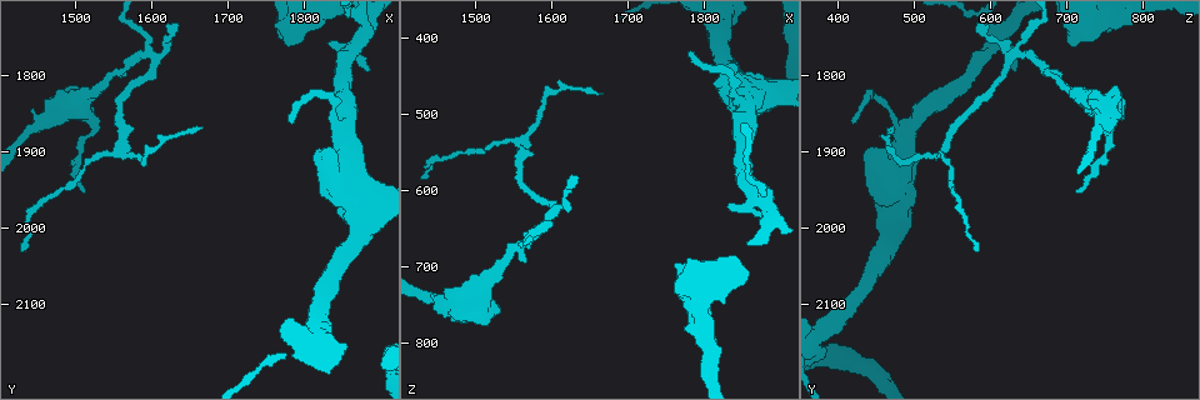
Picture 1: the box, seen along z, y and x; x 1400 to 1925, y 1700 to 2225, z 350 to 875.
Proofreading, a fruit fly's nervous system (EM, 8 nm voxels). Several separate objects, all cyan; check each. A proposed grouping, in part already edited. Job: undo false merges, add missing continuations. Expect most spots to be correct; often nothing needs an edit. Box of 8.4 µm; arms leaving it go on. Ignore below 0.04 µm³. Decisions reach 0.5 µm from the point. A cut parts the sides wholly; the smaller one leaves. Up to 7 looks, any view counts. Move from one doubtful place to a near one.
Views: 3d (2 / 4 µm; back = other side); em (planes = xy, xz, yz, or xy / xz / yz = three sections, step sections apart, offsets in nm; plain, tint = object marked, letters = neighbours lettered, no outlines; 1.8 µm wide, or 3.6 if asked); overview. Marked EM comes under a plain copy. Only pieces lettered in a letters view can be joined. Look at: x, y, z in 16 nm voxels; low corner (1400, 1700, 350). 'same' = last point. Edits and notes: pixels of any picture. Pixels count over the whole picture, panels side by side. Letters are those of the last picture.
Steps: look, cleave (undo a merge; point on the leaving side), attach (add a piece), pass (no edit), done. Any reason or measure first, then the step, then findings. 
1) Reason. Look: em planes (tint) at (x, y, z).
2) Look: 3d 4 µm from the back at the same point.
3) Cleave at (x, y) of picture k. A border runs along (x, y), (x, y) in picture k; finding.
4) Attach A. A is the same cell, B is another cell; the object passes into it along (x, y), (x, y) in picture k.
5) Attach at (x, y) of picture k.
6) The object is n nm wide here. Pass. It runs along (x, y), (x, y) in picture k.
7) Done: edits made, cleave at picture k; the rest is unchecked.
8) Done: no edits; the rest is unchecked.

An open end. Look: 3d 4 µm from the back at (1785, 1855, 420).

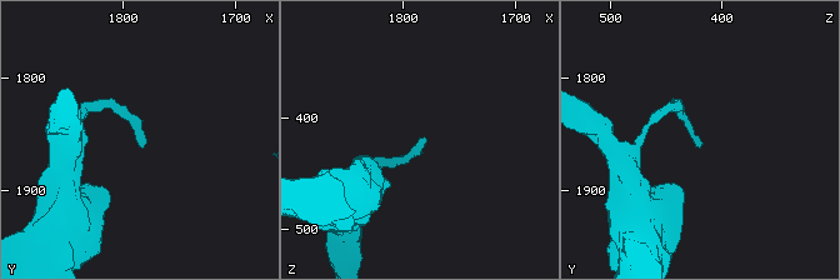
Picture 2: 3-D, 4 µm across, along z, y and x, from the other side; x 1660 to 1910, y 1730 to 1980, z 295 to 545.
Look: em xz step 16 (tint) at (1784, 1858, 416).

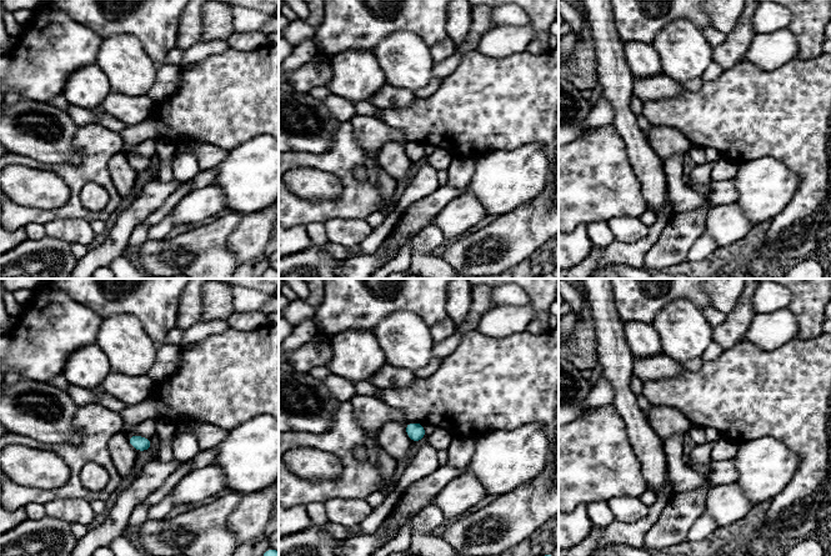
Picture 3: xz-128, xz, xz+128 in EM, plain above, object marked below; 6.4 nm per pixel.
Look: em planes (letters) at the same point.

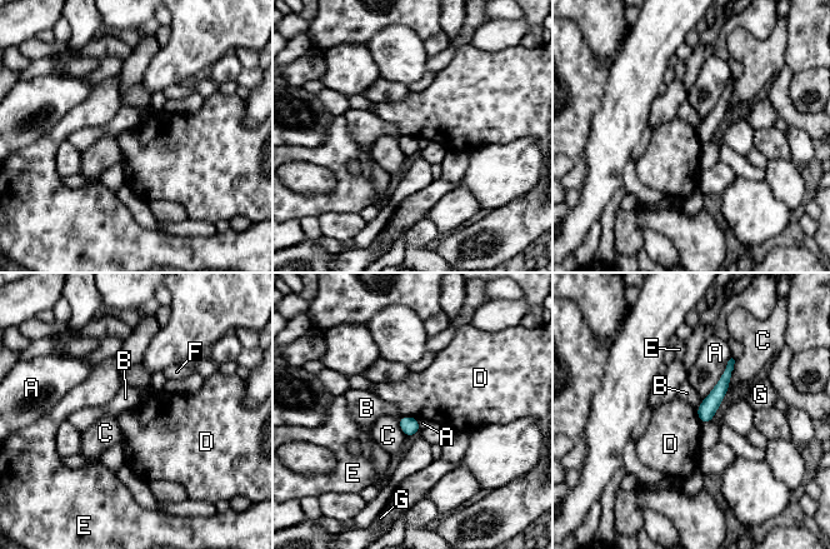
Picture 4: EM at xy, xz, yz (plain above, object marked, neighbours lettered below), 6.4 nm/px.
Pass. A, B, C, D, E, F and G are other cells; it runs along (730, 364), (724, 383), (703, 419) in picture 4; no lettered piece goes on from it.

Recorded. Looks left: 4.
Branch point. Look: em xz step 4 (tint) at (1595, 1775, 635).

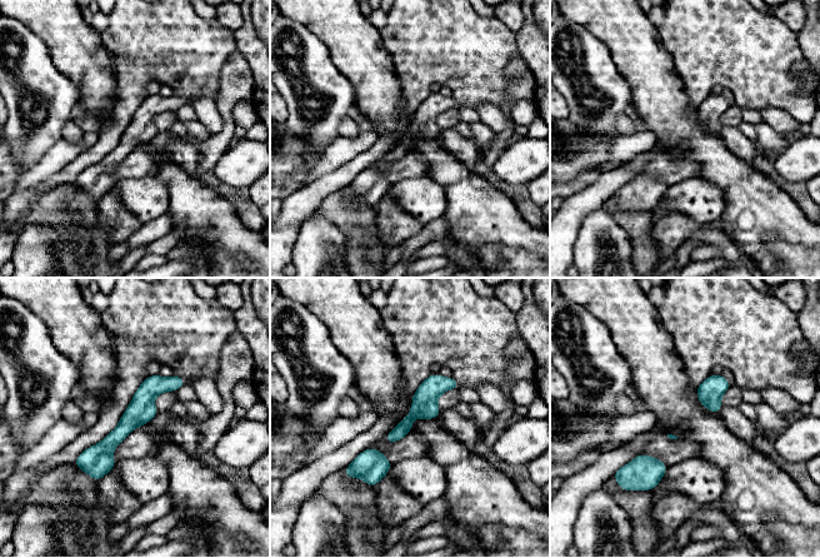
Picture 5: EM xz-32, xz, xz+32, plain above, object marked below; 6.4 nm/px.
Another direction. Look: em xy step 16 (letters) at the same point.

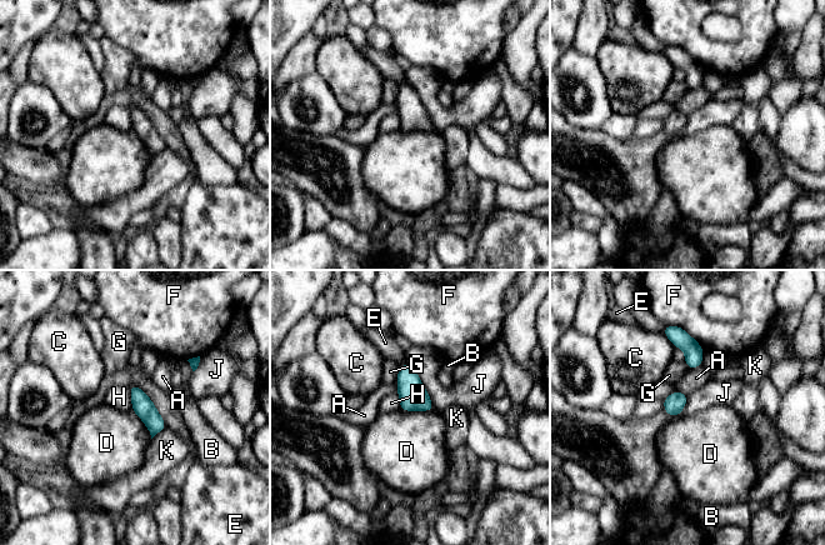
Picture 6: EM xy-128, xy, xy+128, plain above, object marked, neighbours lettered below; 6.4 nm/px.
The object is 90 nm wide here. Pass. A, B, C, D, E, F, G, H, J and K are other cells; a border runs along (400, 409), (435, 410) in picture 6; all the same neuron.

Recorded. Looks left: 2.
Done: no edits; the rest is unchecked.

